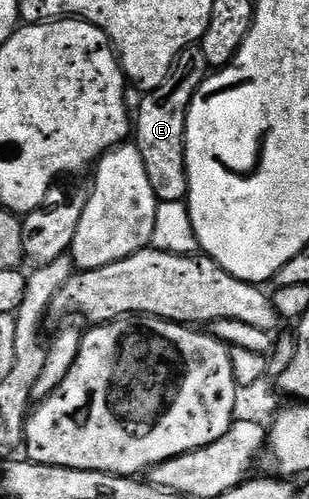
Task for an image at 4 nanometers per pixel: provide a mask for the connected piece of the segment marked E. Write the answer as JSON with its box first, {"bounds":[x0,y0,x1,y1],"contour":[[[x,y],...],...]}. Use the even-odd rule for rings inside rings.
{"bounds":[132,44,208,203],"contour":[[[201,44],[190,45],[184,51],[180,51],[180,55],[174,60],[174,66],[172,67],[172,71],[168,75],[168,79],[164,79],[164,83],[160,83],[160,87],[156,87],[155,89],[153,89],[153,91],[151,91],[151,93],[145,94],[145,96],[141,98],[143,101],[139,103],[138,109],[136,105],[136,112],[133,114],[133,117],[132,117],[132,141],[133,141],[133,144],[138,146],[138,150],[140,151],[140,159],[144,159],[144,171],[148,171],[148,183],[152,183],[152,191],[156,195],[156,199],[159,202],[176,203],[177,201],[185,202],[187,200],[187,197],[190,191],[190,188],[188,187],[188,171],[186,170],[186,124],[188,123],[188,111],[192,107],[192,99],[196,95],[196,91],[198,90],[198,88],[200,88],[201,85],[205,83],[207,76],[208,76],[208,66],[206,64],[206,60],[204,59],[204,51],[202,50]]]}

